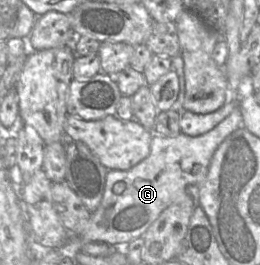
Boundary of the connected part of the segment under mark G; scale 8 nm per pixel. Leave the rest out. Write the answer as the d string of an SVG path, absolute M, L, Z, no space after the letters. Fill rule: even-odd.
M237 106L215 128L200 136L189 136L182 132L172 137L153 135L150 153L145 159L128 170L109 169L107 171L104 193L98 208L91 213L83 232L80 235L71 236L79 236L81 242L103 241L114 248L123 247L133 239L143 237L150 225L177 197L187 190L197 188L204 181L216 149L240 127L242 127L242 114Z

